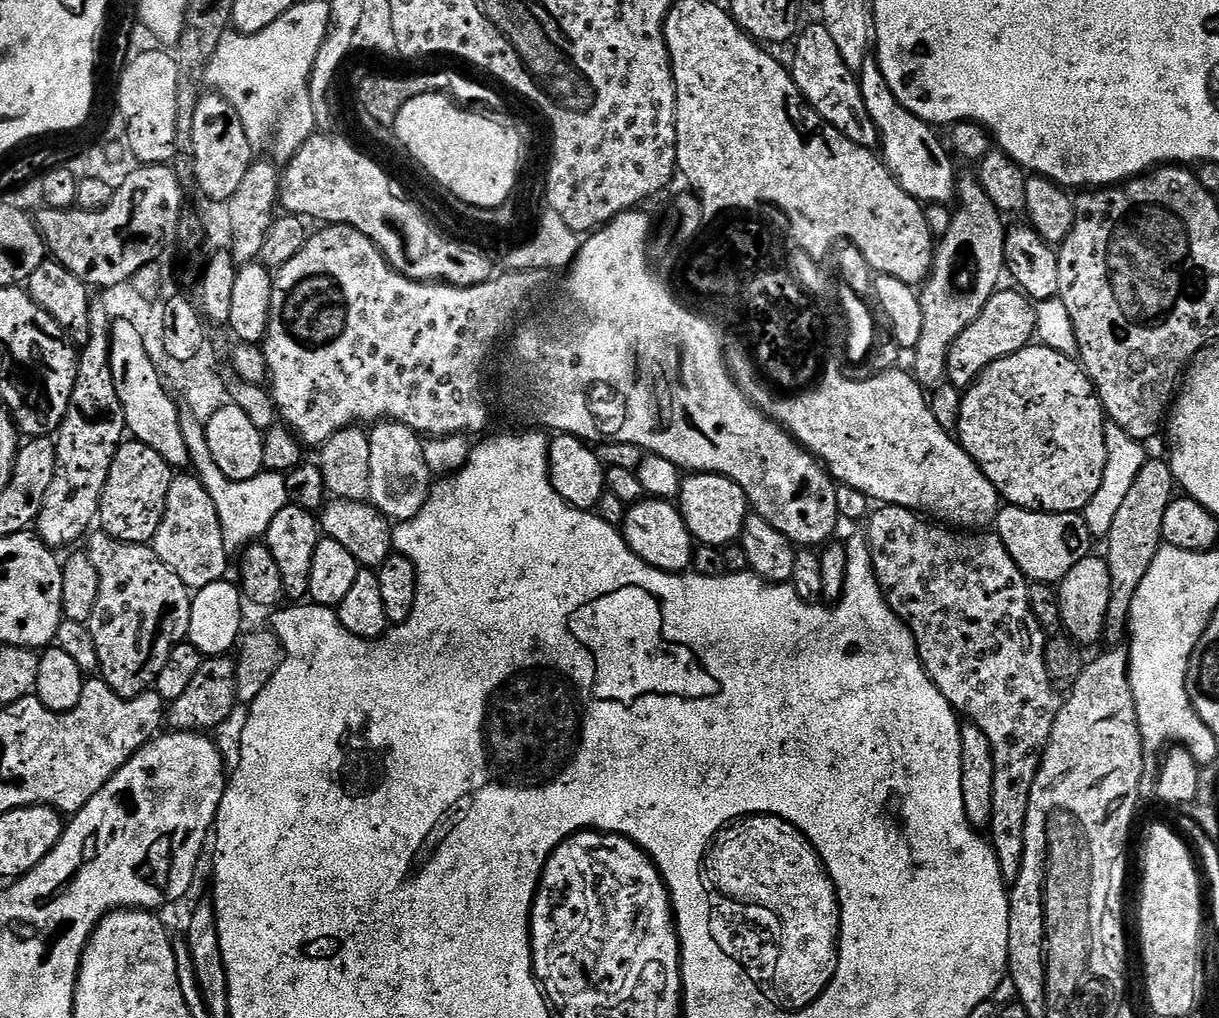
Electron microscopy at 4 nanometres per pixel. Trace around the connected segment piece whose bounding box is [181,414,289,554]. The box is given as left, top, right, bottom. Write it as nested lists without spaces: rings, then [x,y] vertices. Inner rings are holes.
[[[188,414],[181,419],[181,428],[185,435],[191,467],[218,510],[218,522],[222,526],[222,538],[228,553],[239,553],[248,545],[267,537],[270,522],[274,522],[278,510],[282,510],[289,503],[285,477],[279,472],[265,470],[249,480],[226,478],[226,474],[218,470],[218,462],[214,462],[210,454],[210,446],[204,433],[205,425]]]

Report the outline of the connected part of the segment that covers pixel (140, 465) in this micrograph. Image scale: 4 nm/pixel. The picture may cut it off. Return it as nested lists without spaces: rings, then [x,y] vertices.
[[[133,438],[125,439],[114,454],[114,462],[102,490],[99,527],[107,536],[127,544],[151,542],[166,510],[166,494],[170,494],[173,475],[173,467],[163,460],[158,451]]]

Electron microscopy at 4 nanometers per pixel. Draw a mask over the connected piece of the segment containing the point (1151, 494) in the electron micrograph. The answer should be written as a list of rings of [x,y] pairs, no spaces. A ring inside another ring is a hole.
[[[1147,459],[1114,518],[1110,534],[1106,537],[1111,592],[1101,639],[1107,647],[1121,647],[1127,641],[1130,605],[1154,562],[1154,555],[1163,547],[1162,522],[1165,521],[1166,510],[1174,499],[1174,490],[1176,491],[1176,483],[1171,465],[1165,459]]]

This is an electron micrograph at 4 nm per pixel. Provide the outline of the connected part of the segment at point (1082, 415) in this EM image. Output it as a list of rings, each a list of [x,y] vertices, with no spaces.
[[[1033,342],[1028,347],[994,362],[977,378],[972,385],[961,395],[960,420],[957,422],[956,432],[962,447],[970,458],[990,478],[996,491],[1009,505],[1017,508],[1030,508],[1034,512],[1079,512],[1098,494],[1098,486],[1102,486],[1102,474],[1106,470],[1106,417],[1100,396],[1092,384],[1092,380],[1085,374],[1083,367],[1073,357],[1062,354],[1058,350],[1050,350],[1046,345]]]

